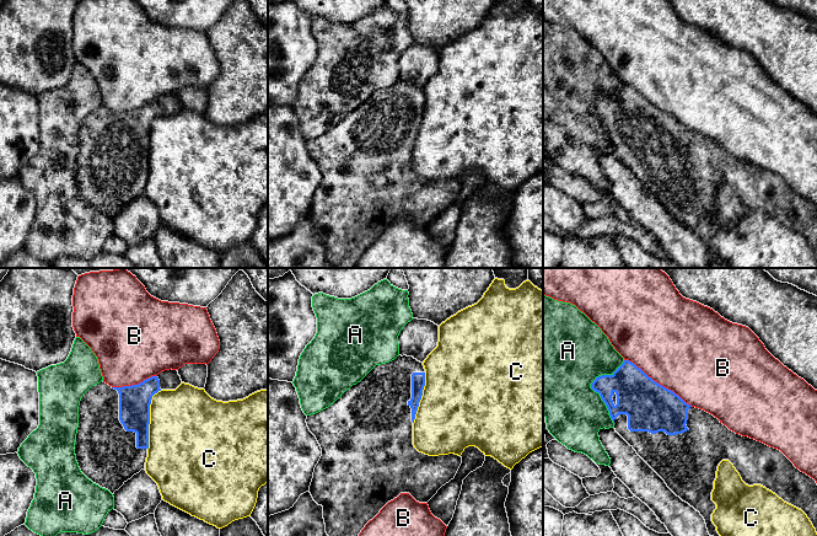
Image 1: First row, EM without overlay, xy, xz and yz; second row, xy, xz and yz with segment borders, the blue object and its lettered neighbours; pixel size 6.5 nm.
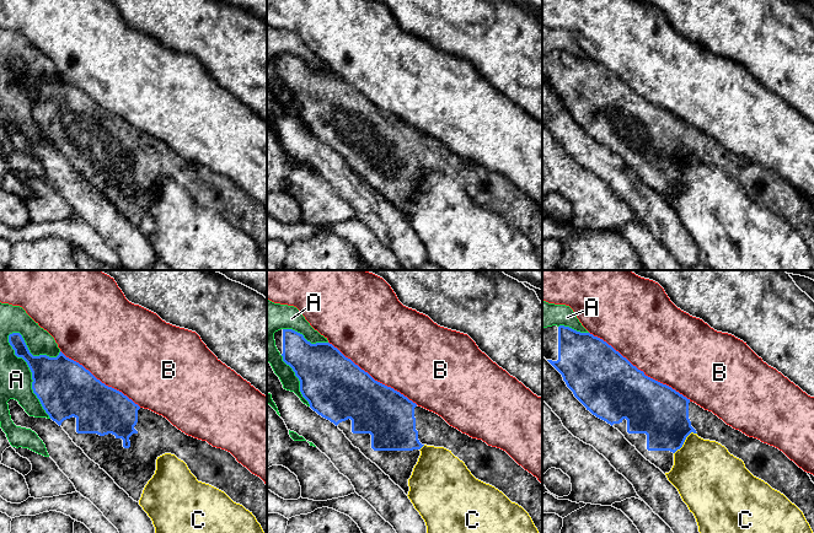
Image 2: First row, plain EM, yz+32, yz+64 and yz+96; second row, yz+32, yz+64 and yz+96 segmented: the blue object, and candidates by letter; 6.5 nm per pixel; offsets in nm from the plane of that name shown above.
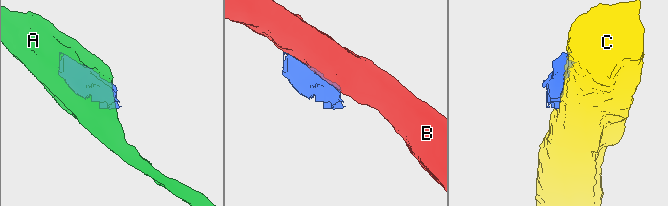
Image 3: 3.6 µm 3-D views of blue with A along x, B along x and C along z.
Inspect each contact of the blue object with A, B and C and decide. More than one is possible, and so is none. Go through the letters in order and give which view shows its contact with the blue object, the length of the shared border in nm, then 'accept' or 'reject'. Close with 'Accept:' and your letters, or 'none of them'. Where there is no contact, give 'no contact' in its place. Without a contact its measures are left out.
A: contact in yz; length 420 nm; reject
B: contact in yz; length 550 nm; reject
C: contact in xy; length 400 nm; reject
Accept: none of them

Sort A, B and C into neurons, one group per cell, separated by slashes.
A / B / C

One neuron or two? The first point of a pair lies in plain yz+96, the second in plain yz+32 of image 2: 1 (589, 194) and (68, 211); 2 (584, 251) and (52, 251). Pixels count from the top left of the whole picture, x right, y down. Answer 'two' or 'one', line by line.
1: one
2: one

